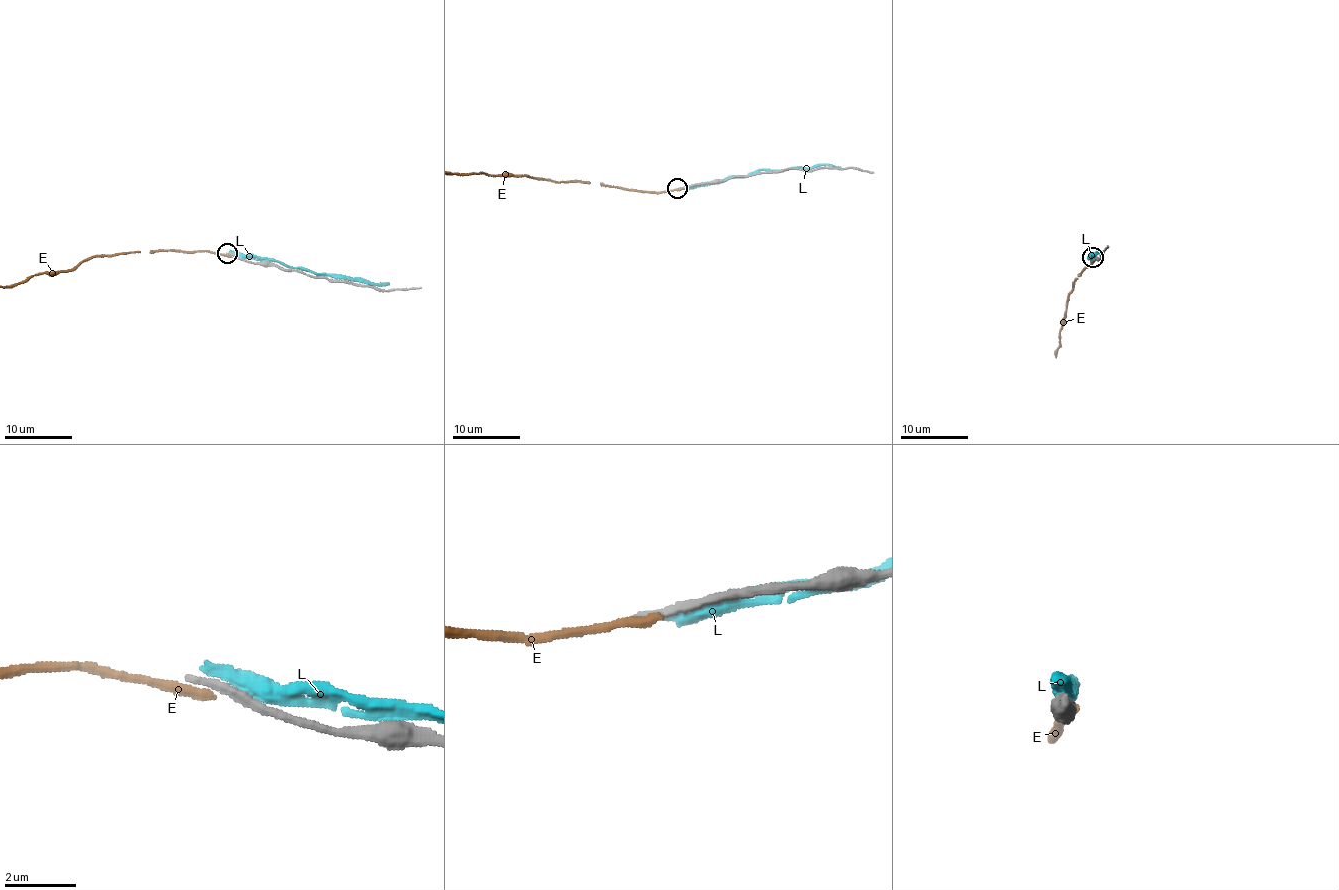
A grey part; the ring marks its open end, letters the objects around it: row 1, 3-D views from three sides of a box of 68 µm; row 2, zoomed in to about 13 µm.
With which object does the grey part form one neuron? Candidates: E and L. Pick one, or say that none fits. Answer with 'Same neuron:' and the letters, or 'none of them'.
Same neuron: none of them

